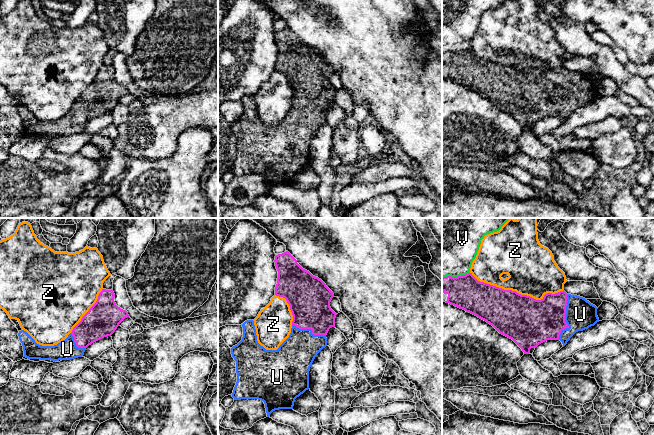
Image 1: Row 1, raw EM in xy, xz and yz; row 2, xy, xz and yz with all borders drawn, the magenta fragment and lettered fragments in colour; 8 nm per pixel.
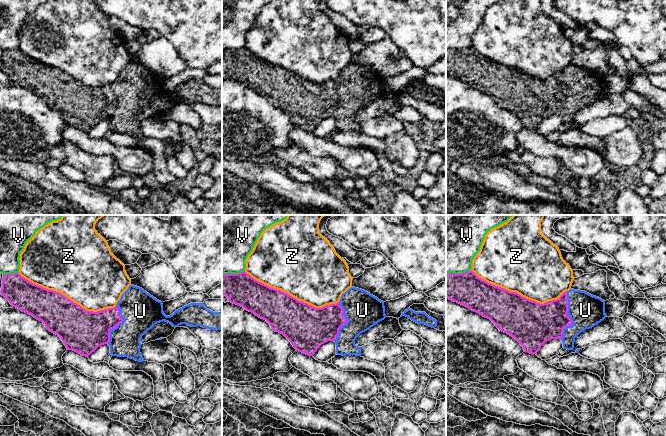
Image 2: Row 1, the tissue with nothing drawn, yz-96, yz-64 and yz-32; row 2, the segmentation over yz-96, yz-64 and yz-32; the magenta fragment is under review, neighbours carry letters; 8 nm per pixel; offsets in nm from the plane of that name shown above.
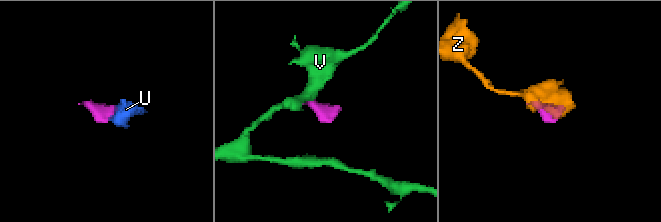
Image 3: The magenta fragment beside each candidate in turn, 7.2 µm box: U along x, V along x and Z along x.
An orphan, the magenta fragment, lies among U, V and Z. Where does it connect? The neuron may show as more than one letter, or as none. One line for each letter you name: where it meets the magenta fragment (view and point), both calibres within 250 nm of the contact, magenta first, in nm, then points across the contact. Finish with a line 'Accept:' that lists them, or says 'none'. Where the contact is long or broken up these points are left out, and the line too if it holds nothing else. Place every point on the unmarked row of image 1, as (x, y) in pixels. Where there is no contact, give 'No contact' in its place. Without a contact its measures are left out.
U: Touches magenta at yz (564, 94). Thickness 360 nm (magenta) against 240 nm
Accept: U

